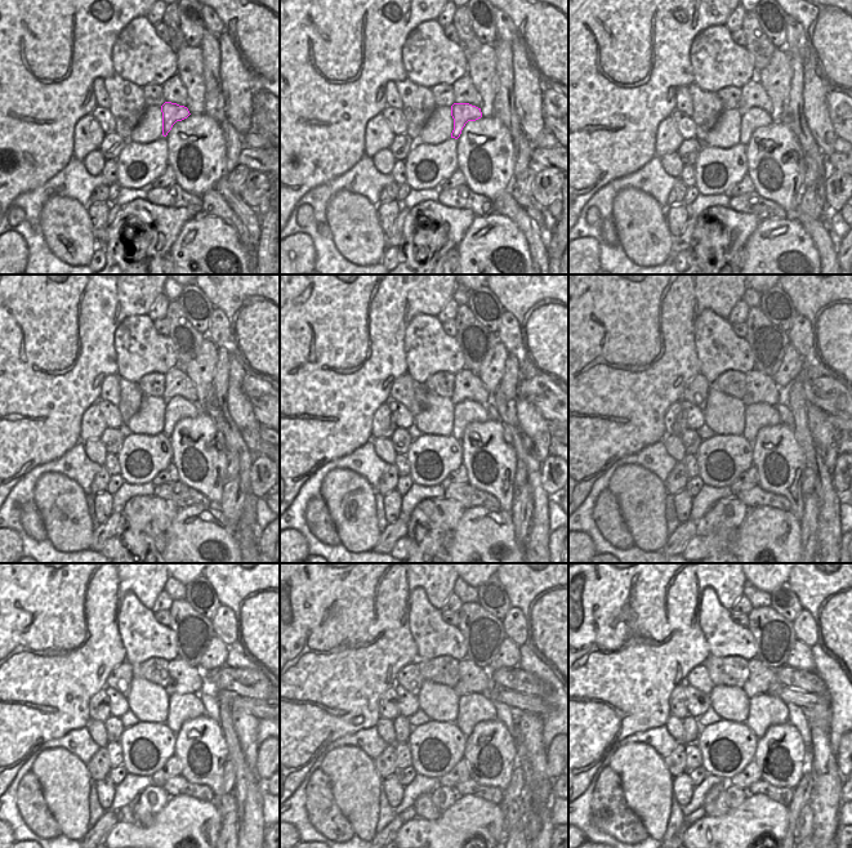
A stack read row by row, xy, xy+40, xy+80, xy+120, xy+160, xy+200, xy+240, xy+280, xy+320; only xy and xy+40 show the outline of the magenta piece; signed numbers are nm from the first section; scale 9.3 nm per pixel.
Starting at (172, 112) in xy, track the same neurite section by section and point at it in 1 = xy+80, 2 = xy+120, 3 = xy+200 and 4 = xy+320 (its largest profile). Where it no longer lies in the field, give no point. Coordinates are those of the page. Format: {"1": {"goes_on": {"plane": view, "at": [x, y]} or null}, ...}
{"1": {"goes_on": {"plane": "xy+80", "at": [755, 117]}}, "2": {"goes_on": {"plane": "xy+120", "at": [178, 407]}}, "3": {"goes_on": {"plane": "xy+200", "at": [758, 415]}}, "4": {"goes_on": {"plane": "xy+320", "at": [764, 710]}}}

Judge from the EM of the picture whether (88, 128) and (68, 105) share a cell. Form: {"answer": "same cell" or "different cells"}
{"answer": "different cells"}

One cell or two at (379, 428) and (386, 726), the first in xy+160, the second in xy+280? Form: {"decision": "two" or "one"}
{"decision": "two"}

